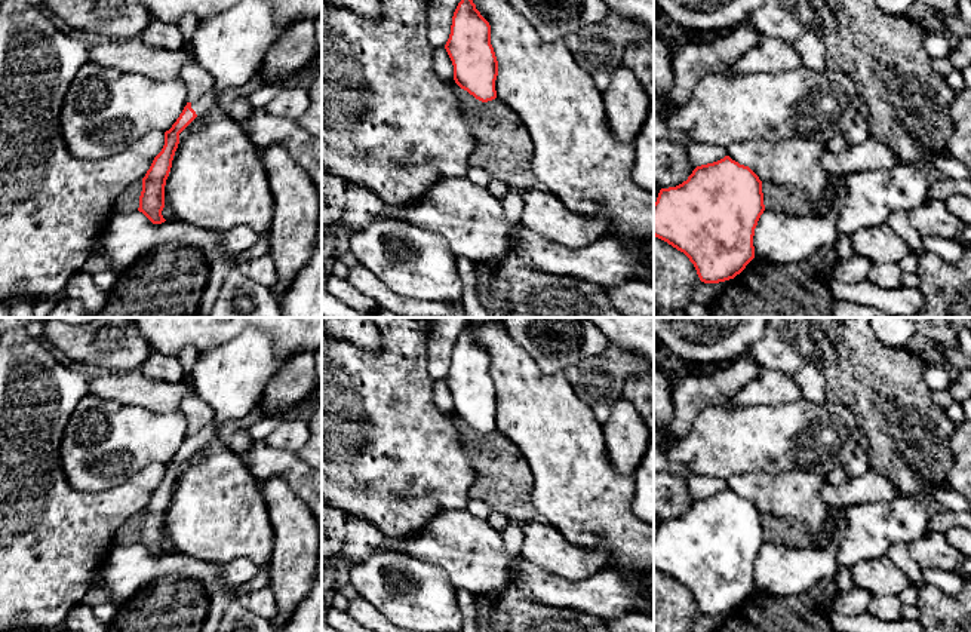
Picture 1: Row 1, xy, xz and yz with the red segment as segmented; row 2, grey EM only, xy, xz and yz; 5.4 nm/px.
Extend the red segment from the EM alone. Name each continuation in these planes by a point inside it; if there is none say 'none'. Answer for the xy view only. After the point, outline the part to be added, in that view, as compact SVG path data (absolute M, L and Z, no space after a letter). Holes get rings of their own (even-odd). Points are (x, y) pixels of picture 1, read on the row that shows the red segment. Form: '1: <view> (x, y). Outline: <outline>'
1: xy (232, 45). Outline: M242 0L199 21L191 39L190 55L213 77L213 86L191 102L197 117L215 107L215 98L221 90L243 86L253 79L261 71L267 53L288 34L291 25L280 25L276 21L270 0Z

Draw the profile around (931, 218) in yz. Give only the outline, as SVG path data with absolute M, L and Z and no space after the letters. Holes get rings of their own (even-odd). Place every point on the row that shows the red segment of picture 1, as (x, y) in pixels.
M928 199L907 215L922 239L928 236L958 239L965 228L965 224L947 209L941 199Z

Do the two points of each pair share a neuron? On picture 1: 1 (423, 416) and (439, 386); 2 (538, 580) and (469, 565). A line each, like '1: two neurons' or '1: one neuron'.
1: two neurons
2: two neurons

